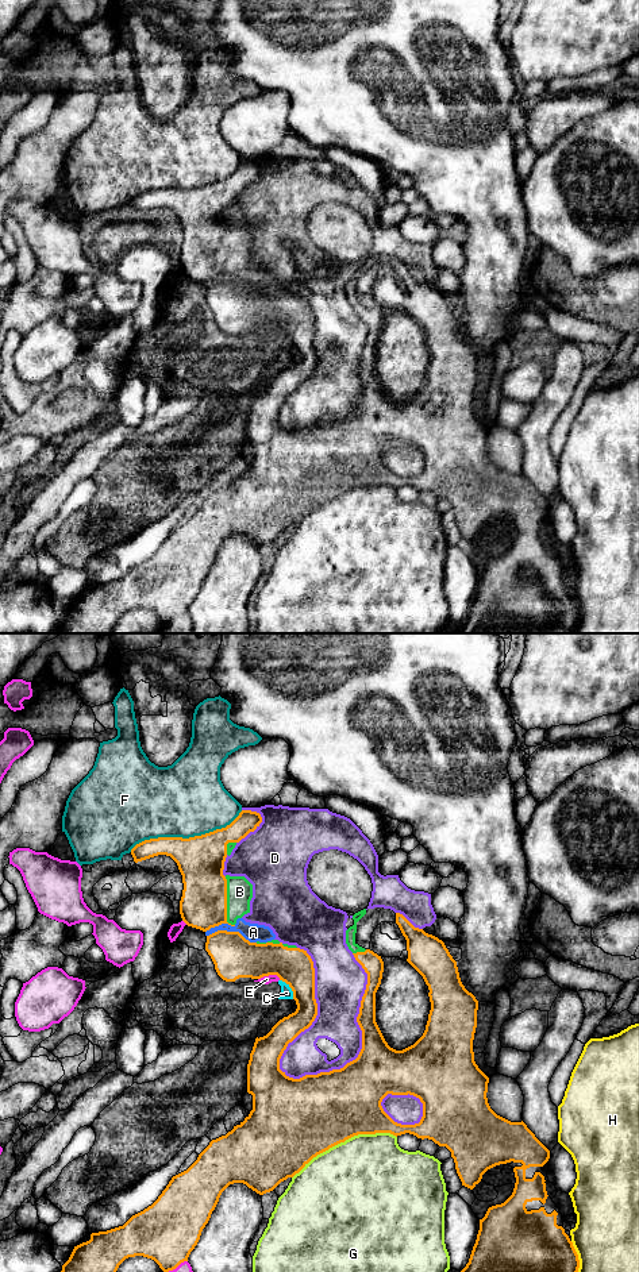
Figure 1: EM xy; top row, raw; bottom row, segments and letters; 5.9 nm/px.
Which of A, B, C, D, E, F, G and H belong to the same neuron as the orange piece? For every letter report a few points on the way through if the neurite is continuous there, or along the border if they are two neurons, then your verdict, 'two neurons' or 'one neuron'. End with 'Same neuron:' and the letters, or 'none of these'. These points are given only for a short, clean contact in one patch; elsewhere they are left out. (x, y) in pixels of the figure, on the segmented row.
A: two neurons
B: one neuron
C: along xy (280, 979), (291, 989), (293, 998) | two neurons
D: two neurons
E: two neurons
F: two neurons
G: two neurons
H: two neurons
Same neuron: B

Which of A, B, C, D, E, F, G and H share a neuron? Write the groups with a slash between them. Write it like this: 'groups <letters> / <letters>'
groups A C / B / D / E / F / G / H

